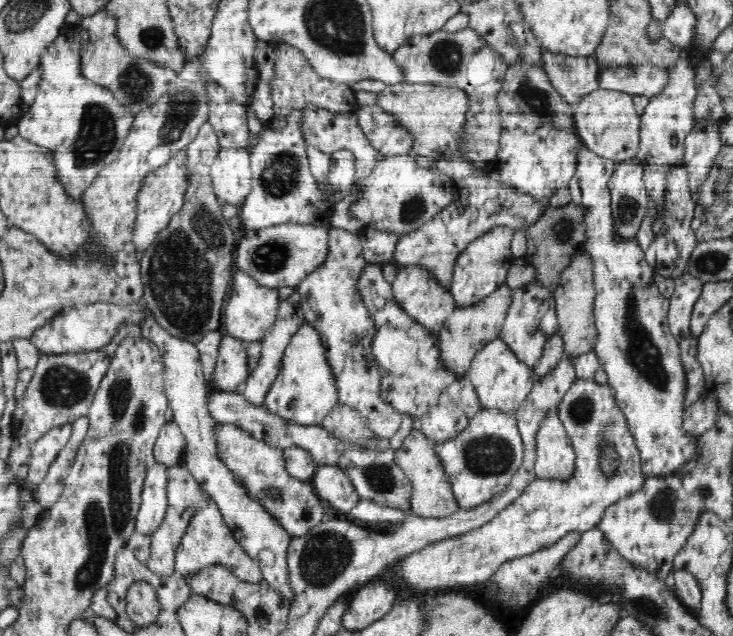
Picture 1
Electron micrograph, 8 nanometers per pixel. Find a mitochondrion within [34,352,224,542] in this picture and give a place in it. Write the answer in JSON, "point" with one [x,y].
{"point":[62,386]}

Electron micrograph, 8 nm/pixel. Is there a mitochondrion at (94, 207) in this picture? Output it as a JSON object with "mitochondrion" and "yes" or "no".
{"mitochondrion":"no"}

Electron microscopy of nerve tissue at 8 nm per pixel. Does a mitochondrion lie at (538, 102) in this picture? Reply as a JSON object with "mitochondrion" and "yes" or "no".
{"mitochondrion":"yes"}

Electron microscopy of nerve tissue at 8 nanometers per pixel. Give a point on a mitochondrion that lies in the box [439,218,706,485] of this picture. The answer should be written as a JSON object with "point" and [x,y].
{"point":[643,354]}

